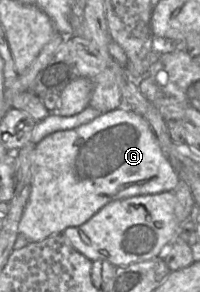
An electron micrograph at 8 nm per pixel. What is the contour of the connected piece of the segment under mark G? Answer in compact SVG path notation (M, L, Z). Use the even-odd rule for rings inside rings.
M126 107L42 139L32 153L31 174L30 196L18 228L29 243L82 225L112 201L173 191L180 180L149 124Z

